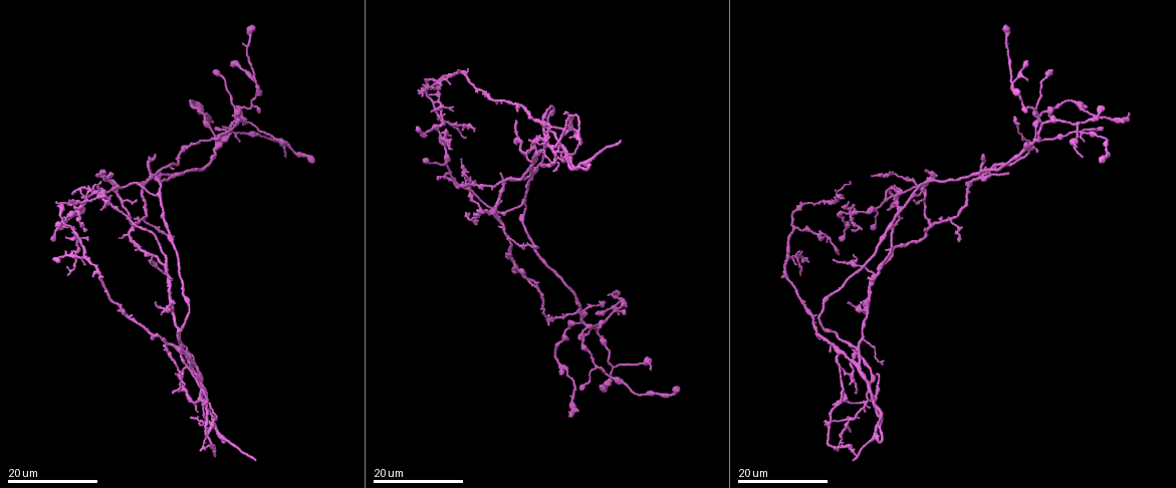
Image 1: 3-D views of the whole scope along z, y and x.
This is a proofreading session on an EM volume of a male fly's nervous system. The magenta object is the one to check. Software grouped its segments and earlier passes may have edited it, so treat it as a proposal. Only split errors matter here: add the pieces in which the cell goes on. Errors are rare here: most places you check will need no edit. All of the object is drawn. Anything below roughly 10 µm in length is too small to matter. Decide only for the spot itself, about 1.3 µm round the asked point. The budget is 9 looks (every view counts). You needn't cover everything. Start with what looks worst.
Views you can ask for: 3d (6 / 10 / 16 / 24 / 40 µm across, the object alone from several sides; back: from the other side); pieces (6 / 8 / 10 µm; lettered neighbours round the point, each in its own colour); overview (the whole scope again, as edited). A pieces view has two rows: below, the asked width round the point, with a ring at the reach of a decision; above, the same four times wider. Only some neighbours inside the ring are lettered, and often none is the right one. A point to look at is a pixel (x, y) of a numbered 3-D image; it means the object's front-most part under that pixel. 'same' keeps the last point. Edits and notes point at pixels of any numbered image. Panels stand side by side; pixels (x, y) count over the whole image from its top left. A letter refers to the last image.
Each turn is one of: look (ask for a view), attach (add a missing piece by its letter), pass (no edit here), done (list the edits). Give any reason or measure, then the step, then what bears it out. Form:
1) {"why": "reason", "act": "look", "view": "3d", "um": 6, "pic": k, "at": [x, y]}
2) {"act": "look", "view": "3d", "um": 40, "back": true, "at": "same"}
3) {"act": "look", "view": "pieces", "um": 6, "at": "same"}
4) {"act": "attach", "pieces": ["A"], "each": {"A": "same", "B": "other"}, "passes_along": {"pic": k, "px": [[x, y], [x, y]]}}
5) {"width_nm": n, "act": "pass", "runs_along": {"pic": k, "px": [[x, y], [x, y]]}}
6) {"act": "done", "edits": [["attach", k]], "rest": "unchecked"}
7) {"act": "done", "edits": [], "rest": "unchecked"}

{"why": "tapers out", "act": "look", "view": "3d", "um": 24, "pic": 1, "at": [254, 458]}

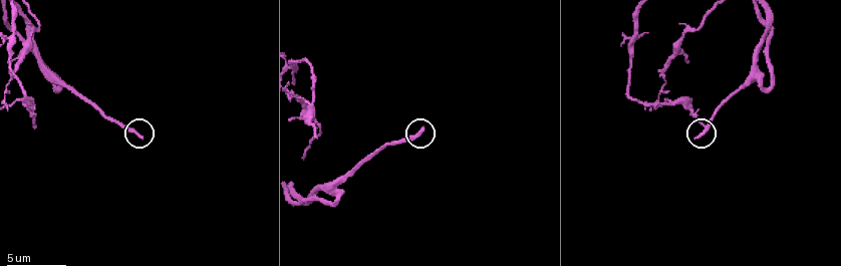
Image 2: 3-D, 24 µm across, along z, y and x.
{"act": "look", "view": "pieces", "um": 8, "pic": 2, "at": [698, 136]}

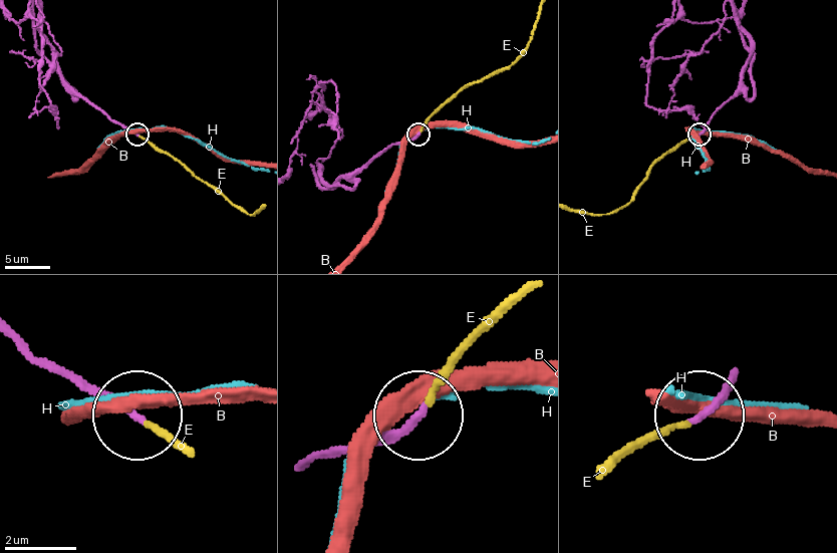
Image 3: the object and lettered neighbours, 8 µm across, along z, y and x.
{"act": "attach", "pieces": ["E"], "each": {"B": "other", "E": "same", "H": "other"}, "passes_along": {"pic": 3, "px": [[709, 120], [651, 166], [630, 201], [619, 210], [590, 215]]}, "found": "the cell continues"}

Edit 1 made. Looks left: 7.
{"act": "look", "view": "3d", "um": 16, "pic": 1, "at": [530, 117]}

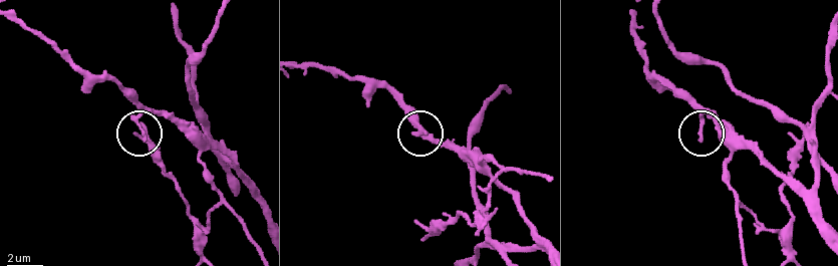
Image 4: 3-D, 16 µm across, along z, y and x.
{"act": "look", "view": "pieces", "um": 10, "pic": 4, "at": [426, 132]}

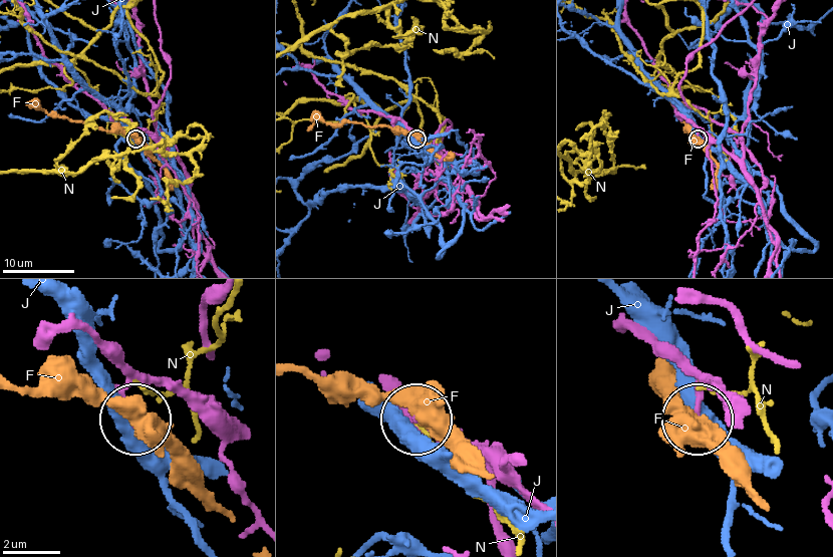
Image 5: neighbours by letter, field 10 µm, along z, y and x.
{"width_nm": 170, "act": "pass", "each": {"F": "other", "J": "other", "N": "other"}, "found": "no lettered piece goes on from it"}

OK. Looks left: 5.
{"why": "free end", "act": "look", "view": "3d", "um": 24, "pic": 1, "at": [839, 253]}

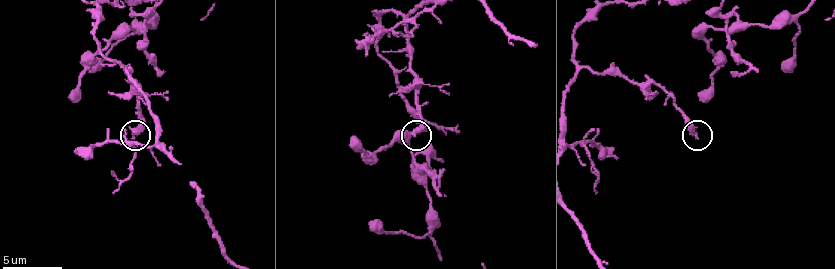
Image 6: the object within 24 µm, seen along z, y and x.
{"act": "look", "view": "pieces", "um": 8, "pic": 6, "at": [135, 137]}

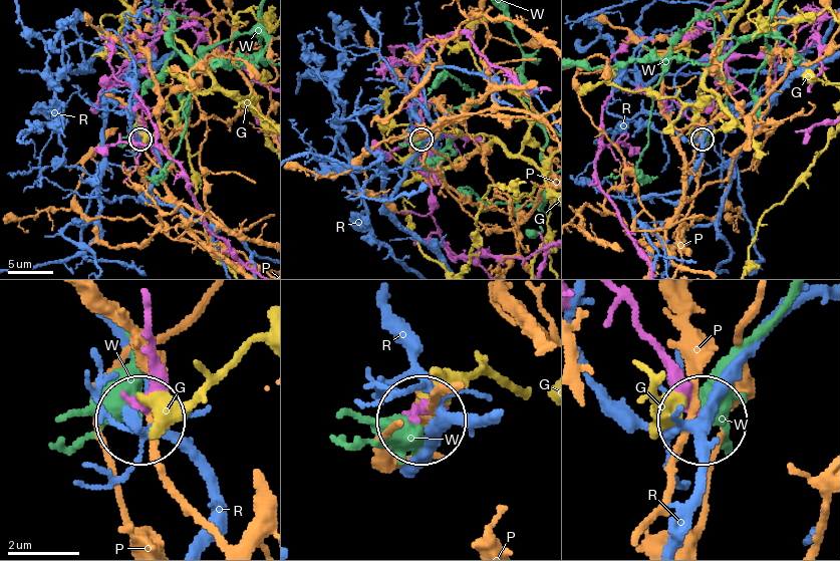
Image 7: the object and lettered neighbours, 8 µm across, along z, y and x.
{"act": "pass", "each": {"G": "other", "P": "other", "R": "other", "W": "other"}, "found": "no lettered piece goes on from it"}

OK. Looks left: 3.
{"act": "look", "view": "overview"}

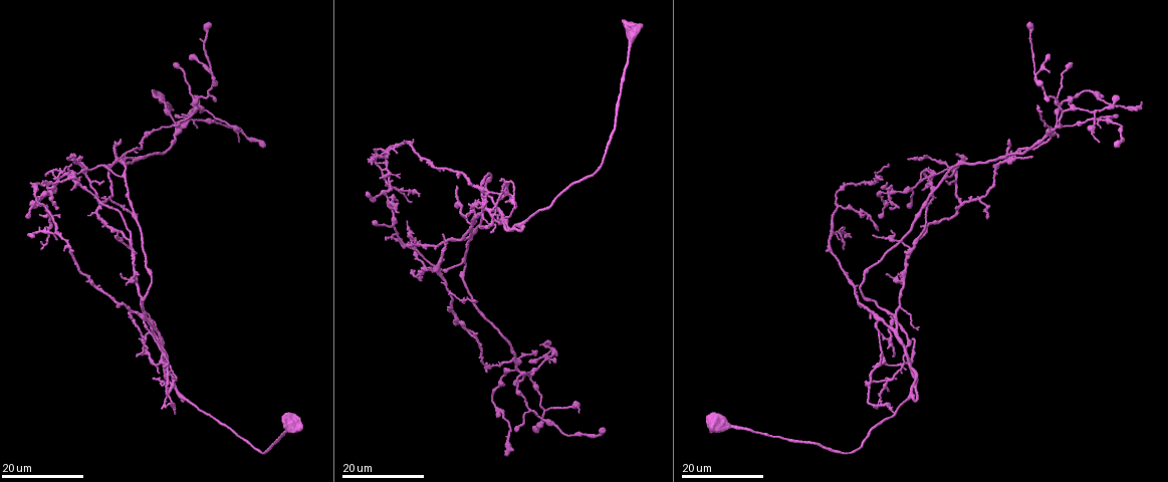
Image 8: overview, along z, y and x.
{"why": "thin end", "act": "look", "view": "3d", "um": 24, "pic": 8, "at": [872, 234]}

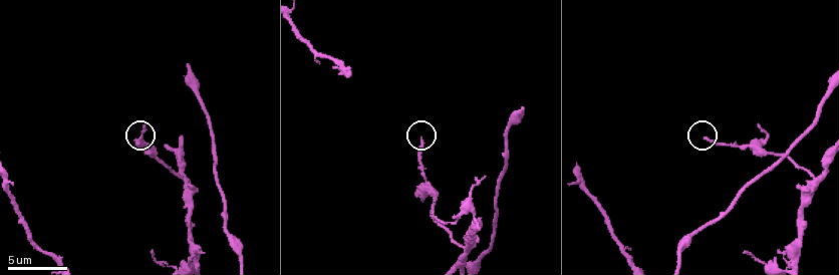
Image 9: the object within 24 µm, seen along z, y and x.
{"act": "look", "view": "pieces", "um": 6, "pic": 9, "at": [705, 140]}

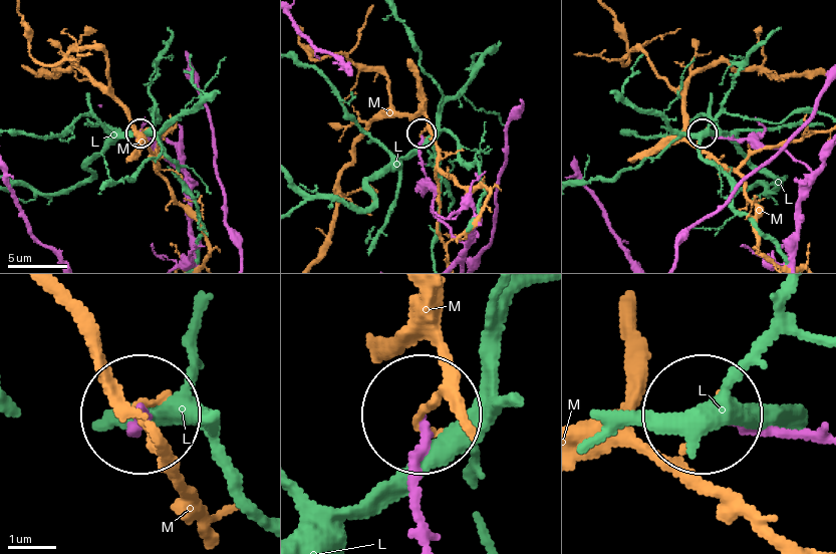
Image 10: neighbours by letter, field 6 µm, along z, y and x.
{"act": "pass", "each": {"L": "other", "M": "other"}, "runs_along": {"pic": 10, "px": [[425, 534], [425, 418]]}, "found": "none of them fits"}

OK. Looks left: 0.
{"act": "done", "edits": [["attach", 3]], "rest": "unchecked"}

